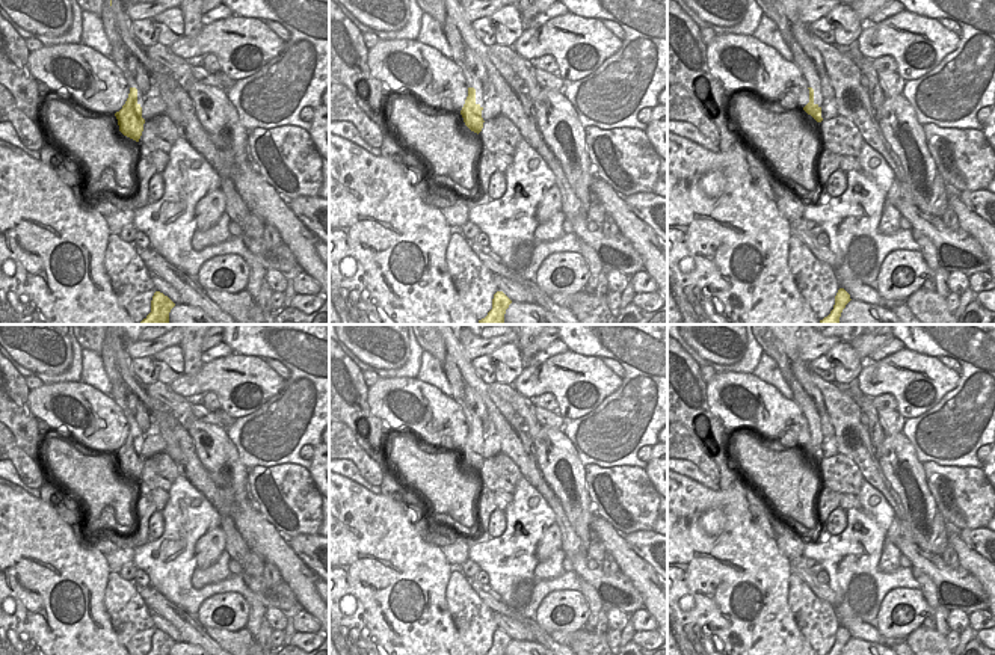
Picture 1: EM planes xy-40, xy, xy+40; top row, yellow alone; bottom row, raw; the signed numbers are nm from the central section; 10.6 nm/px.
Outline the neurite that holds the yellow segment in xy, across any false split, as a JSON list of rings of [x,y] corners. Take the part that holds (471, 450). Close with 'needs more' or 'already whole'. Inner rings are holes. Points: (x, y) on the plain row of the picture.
[[[468,426],[468,435],[461,448],[461,453],[464,456],[465,463],[477,472],[482,469],[485,460],[482,456],[482,448],[483,445],[476,441],[476,427]]] | already whole

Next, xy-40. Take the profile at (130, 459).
[[[130,426],[125,442],[119,450],[115,451],[115,454],[118,457],[119,469],[124,474],[139,480],[143,469],[145,457],[142,456],[142,445],[137,441],[136,426]]] | already whole

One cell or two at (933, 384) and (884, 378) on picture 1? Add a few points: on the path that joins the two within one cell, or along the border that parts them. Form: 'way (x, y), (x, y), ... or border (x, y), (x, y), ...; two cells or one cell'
way (923, 376), (896, 376); one cell

